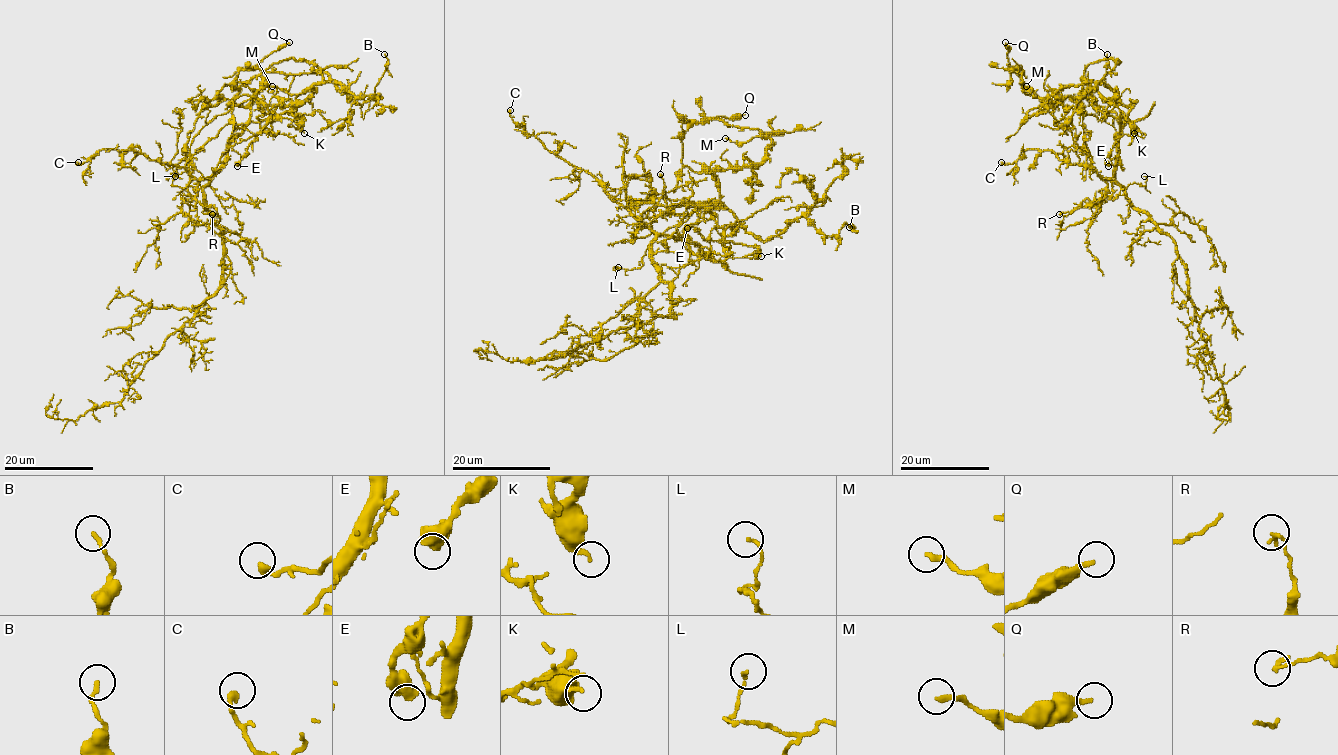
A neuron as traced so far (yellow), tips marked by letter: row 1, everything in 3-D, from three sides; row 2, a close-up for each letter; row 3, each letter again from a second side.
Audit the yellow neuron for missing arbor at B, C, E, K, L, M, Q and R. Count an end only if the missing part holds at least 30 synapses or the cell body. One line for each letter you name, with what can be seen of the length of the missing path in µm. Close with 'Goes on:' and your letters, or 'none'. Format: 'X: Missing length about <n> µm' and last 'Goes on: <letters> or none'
Goes on: none

